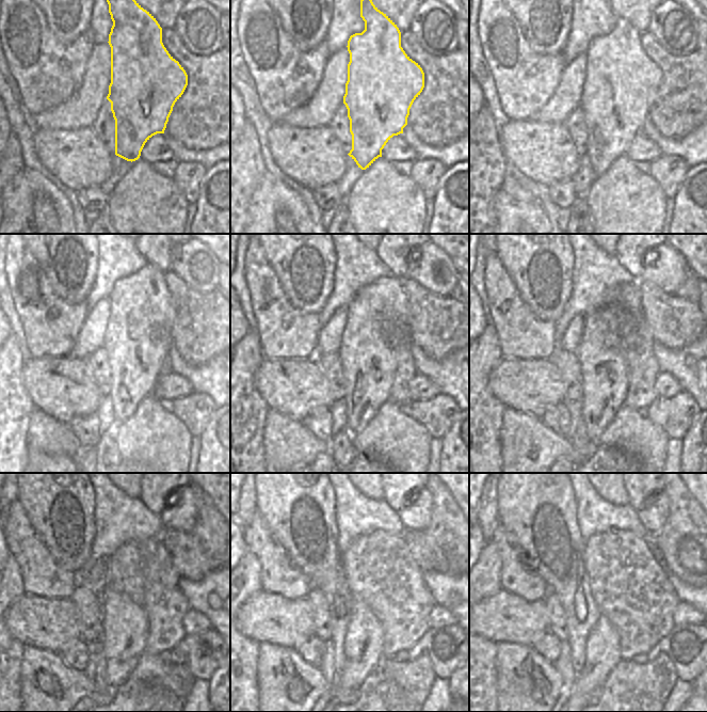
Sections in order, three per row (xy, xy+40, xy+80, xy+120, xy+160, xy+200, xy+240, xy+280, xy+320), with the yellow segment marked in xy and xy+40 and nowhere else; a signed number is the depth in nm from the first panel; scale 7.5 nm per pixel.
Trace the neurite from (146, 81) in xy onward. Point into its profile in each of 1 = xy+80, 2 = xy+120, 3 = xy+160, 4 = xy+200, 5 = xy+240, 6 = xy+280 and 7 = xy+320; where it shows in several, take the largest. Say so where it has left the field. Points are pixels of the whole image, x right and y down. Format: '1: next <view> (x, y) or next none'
1: next xy+80 (622, 82)
2: next xy+120 (139, 336)
3: next xy+160 (369, 365)
4: next xy+200 (604, 372)
5: next xy+240 (125, 628)
6: next xy+280 (364, 644)
7: next xy+320 (603, 644)

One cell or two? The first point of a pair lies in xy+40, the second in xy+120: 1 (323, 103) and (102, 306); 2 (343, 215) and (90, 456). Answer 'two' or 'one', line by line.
1: one
2: two

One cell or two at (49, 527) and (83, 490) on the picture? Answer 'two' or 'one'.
one

